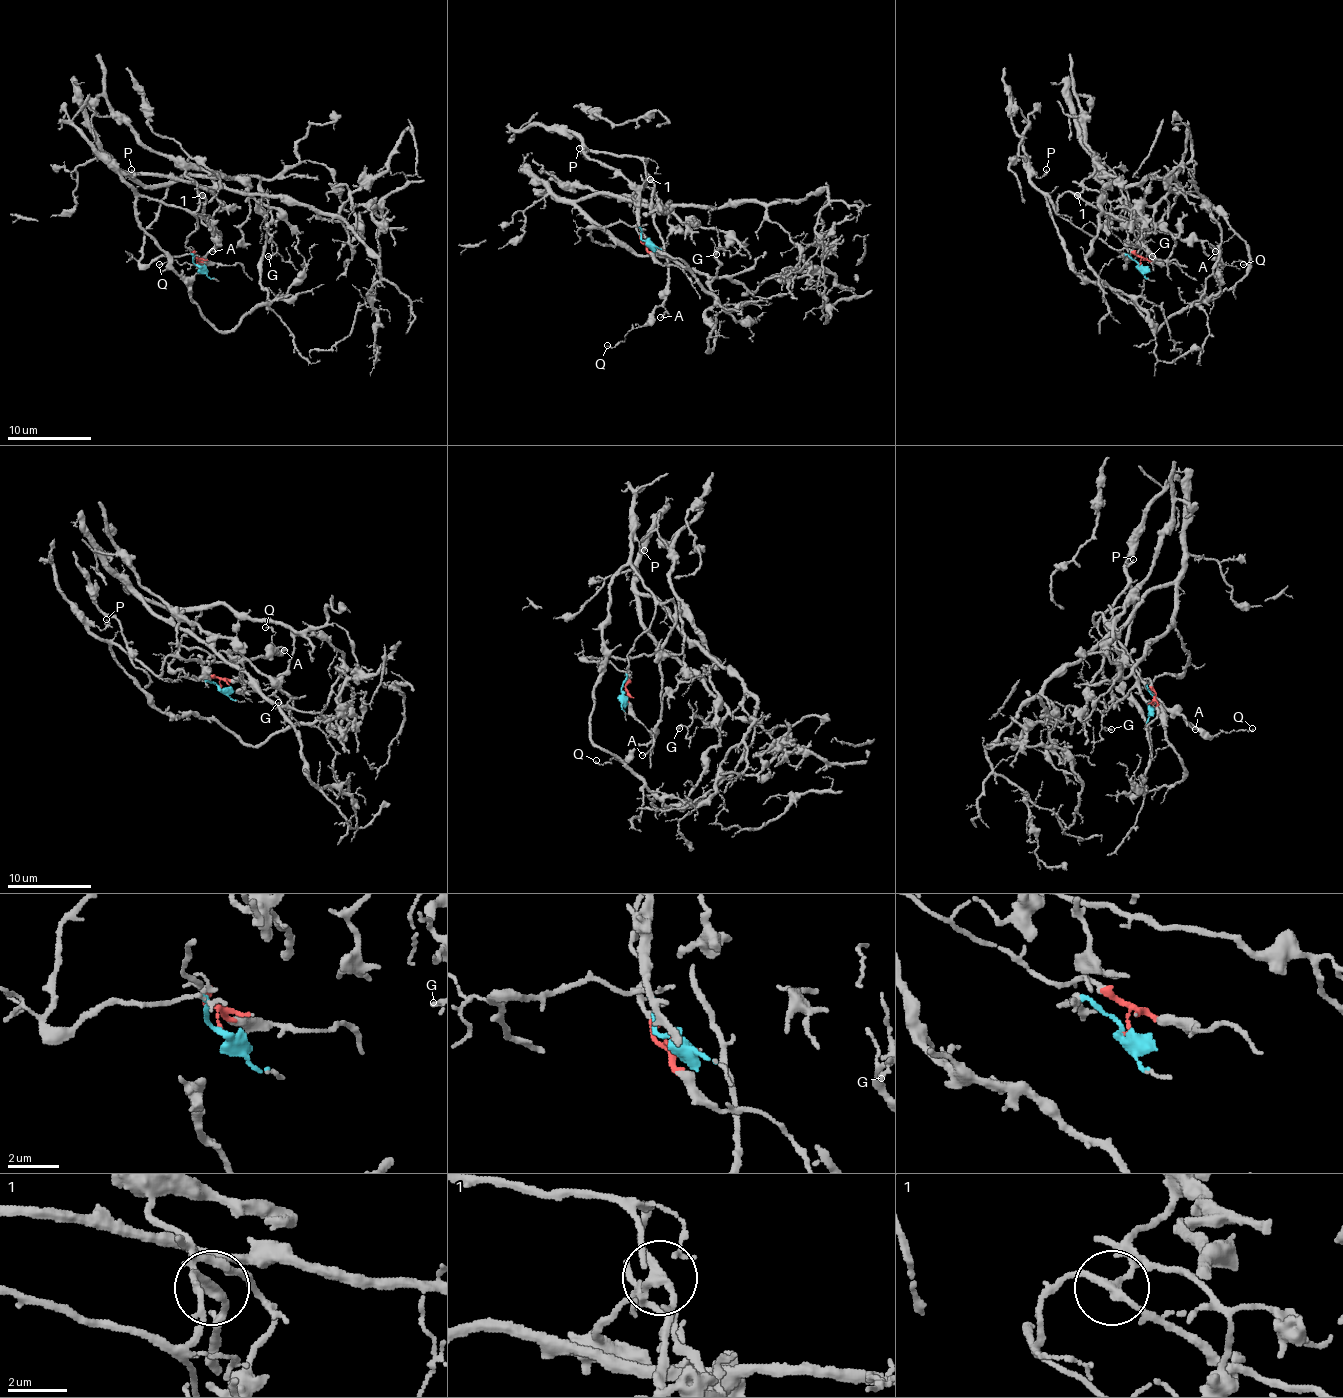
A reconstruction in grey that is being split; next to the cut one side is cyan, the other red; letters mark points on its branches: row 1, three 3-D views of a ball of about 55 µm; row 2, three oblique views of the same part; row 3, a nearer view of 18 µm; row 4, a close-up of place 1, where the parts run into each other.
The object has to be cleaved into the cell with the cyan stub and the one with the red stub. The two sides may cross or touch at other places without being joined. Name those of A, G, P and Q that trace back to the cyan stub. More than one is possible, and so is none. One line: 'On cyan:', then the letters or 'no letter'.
On cyan: G

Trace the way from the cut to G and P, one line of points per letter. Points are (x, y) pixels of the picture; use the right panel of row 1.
G: (1138, 267), (1119, 256), (1126, 265), (1142, 216), (1142, 185), (1168, 176), (1178, 191), (1144, 239), (1153, 256)
P: (1138, 267), (1140, 258), (1126, 248), (1113, 250), (1054, 210), (1031, 180), (1046, 170)

